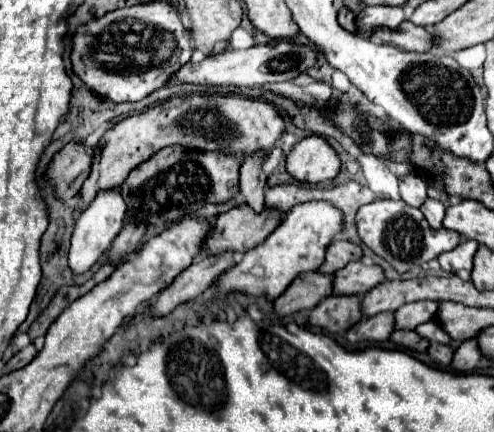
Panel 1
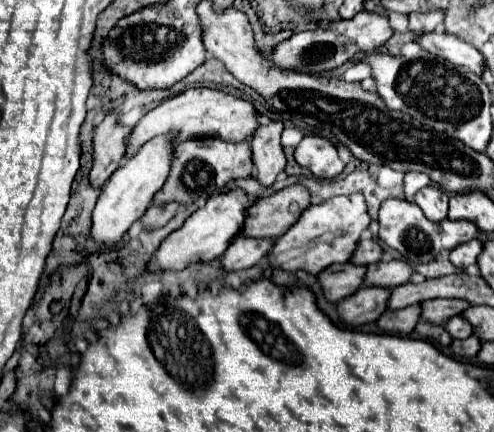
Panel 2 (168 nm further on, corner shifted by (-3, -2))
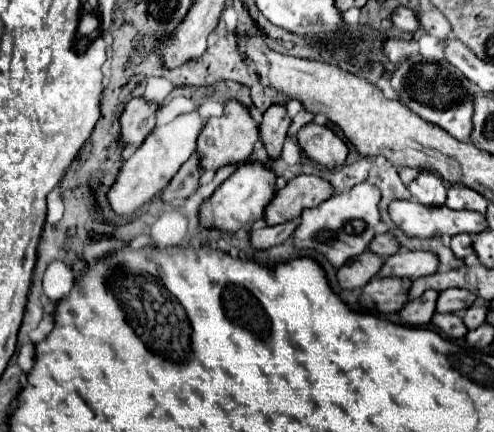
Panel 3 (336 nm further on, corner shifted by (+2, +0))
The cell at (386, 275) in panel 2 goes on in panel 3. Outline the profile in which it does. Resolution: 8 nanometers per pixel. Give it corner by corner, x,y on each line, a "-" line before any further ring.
405,251
395,253
385,259
385,265
379,273
379,277
425,277
433,275
439,269
439,257
431,251

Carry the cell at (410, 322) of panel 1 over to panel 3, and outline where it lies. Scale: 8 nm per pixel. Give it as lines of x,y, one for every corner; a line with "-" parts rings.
447,289
439,293
437,311
439,313
463,313
467,307
471,307
477,301
477,295
467,289

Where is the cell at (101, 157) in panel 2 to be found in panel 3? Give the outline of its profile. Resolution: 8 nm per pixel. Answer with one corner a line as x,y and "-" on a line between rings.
145,97
131,99
121,115
121,141
123,145
137,143
141,145
143,139
153,131
157,111
161,103
149,103

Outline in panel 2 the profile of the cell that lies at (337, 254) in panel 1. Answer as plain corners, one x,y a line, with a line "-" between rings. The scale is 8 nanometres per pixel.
360,239
356,251
350,257
350,261
352,261
352,265
378,263
380,255
382,255
382,249
380,249
380,245
374,239

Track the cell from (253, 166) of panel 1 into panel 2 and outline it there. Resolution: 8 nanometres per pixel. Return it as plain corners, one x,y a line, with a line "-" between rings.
272,121
268,125
260,125
258,133
252,137
252,161
254,161
254,177
260,185
270,187
276,177
286,167
286,157
280,145
282,121

